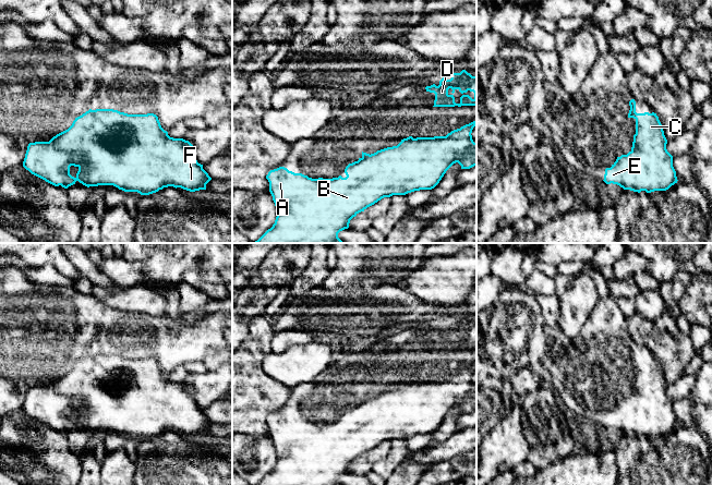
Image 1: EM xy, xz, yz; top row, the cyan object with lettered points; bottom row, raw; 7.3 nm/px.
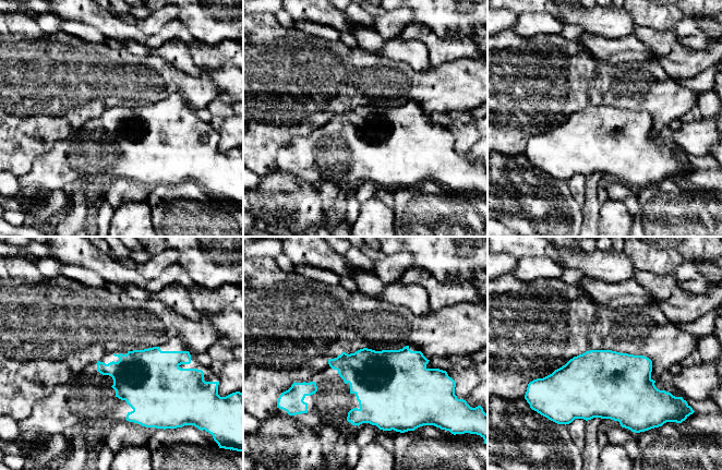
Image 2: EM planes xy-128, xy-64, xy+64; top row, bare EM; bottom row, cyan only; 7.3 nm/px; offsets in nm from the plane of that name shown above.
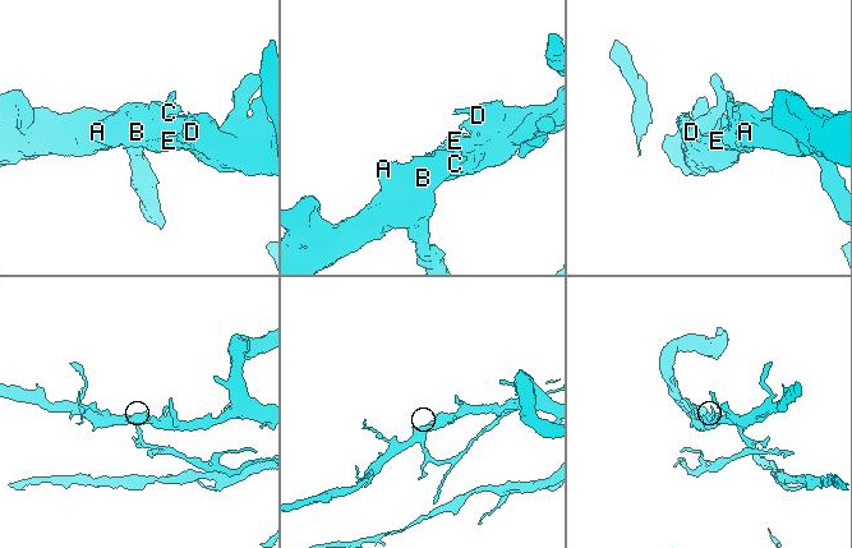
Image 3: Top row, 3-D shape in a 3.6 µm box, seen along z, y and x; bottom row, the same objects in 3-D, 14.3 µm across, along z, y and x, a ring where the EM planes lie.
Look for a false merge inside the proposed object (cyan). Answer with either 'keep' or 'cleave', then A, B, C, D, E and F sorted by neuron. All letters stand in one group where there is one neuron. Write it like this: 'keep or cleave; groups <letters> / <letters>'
keep; groups A B C D E F

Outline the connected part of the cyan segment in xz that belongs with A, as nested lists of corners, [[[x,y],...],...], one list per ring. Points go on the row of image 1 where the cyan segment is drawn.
[[[476,120],[446,136],[409,136],[401,140],[397,146],[371,155],[362,151],[358,161],[346,167],[346,178],[339,175],[333,179],[312,179],[285,167],[270,170],[266,179],[277,217],[273,227],[252,243],[343,243],[338,233],[349,228],[353,217],[382,198],[432,190],[456,162],[461,169],[476,166],[476,143],[471,135],[475,124]]]

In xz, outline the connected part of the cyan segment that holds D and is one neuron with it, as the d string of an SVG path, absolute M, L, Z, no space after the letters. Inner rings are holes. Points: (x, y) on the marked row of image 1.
M466 70L460 73L446 73L438 86L433 84L425 89L435 94L433 107L476 106L476 76ZM456 89L462 94L459 104L455 102L452 95Z

